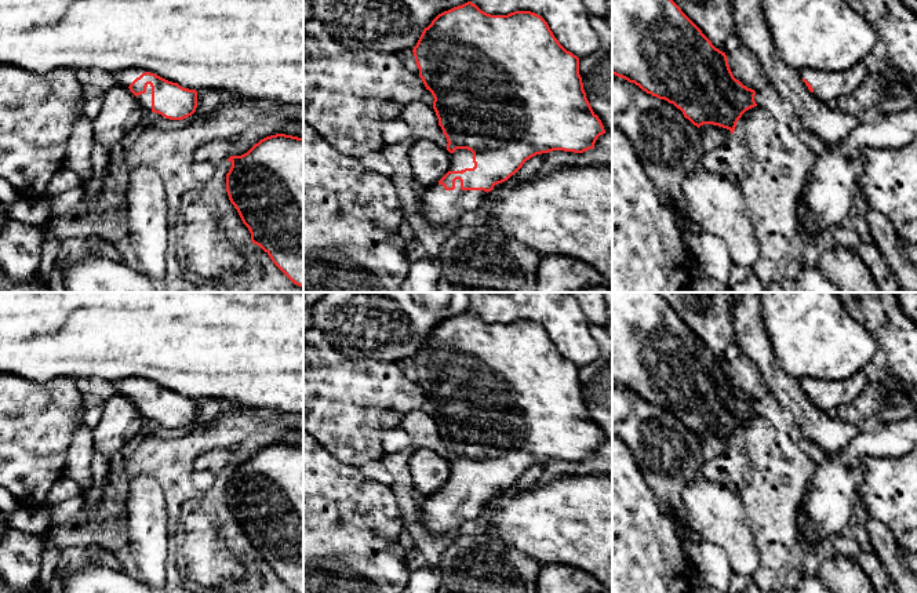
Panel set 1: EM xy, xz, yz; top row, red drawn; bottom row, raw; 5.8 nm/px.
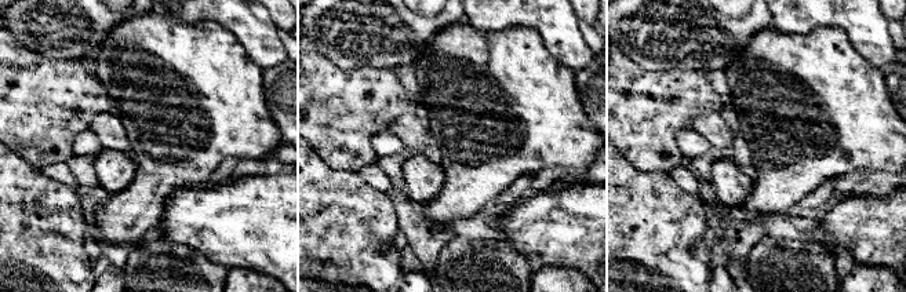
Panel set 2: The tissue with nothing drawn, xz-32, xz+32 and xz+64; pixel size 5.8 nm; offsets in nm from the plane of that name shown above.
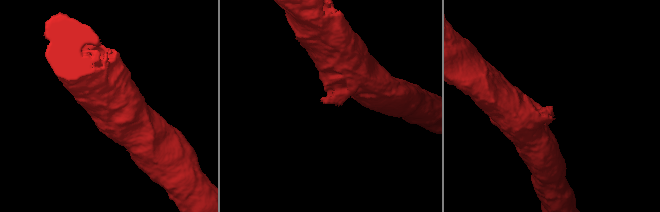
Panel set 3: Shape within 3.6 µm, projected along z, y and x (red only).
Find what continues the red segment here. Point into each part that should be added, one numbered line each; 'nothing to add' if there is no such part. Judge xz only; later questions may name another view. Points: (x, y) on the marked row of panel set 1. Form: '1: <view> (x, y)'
1: xz (440, 207)

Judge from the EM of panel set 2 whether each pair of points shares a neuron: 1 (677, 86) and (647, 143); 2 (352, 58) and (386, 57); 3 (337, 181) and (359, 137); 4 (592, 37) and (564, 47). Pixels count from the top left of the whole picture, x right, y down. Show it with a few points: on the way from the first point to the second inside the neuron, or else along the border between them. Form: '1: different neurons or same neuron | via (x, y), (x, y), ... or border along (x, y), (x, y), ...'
1: same neuron | via (662, 95), (647, 112), (647, 128)
2: same neuron | via (360, 57), (378, 57)
3: different neurons | border along (315, 152), (331, 167), (356, 172)
4: different neurons | border along (579, 21), (581, 36), (592, 51)

